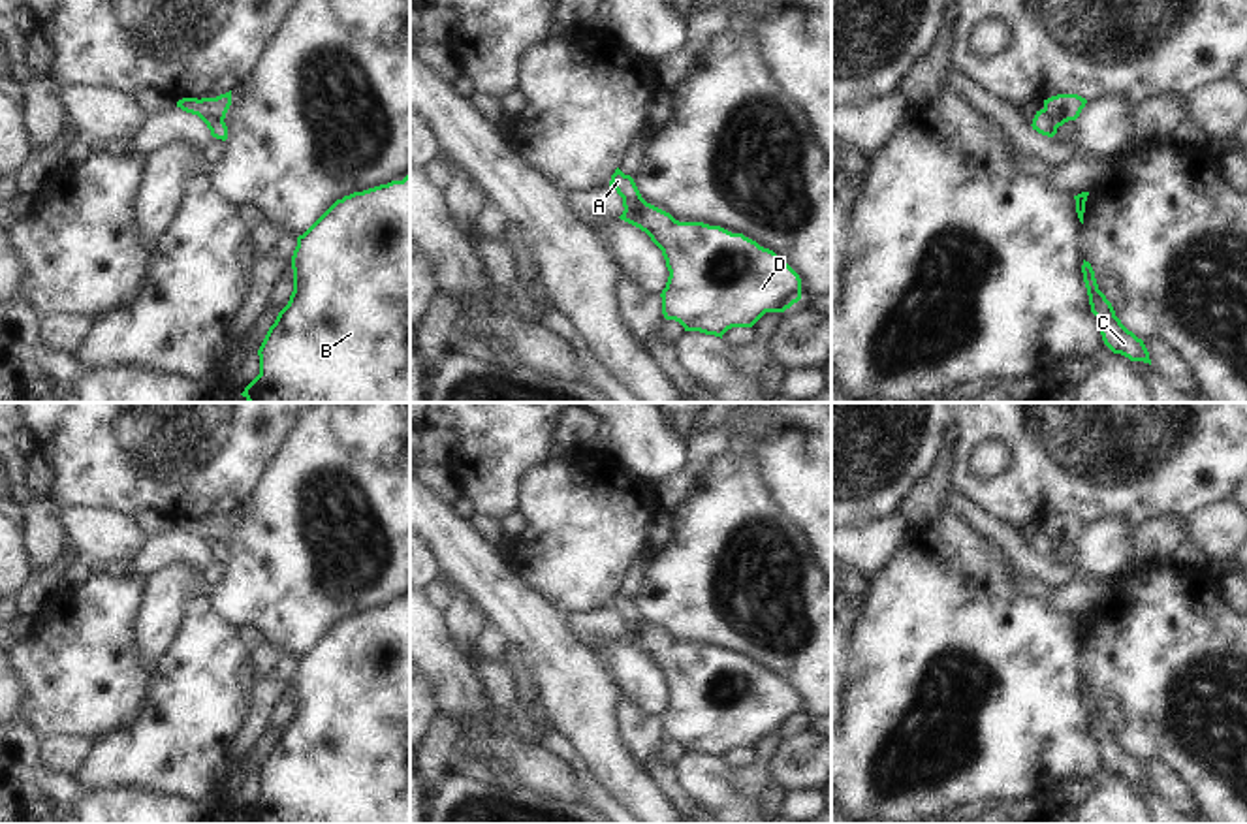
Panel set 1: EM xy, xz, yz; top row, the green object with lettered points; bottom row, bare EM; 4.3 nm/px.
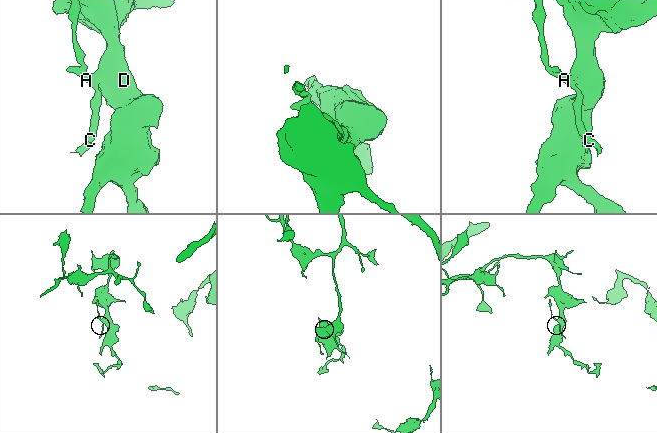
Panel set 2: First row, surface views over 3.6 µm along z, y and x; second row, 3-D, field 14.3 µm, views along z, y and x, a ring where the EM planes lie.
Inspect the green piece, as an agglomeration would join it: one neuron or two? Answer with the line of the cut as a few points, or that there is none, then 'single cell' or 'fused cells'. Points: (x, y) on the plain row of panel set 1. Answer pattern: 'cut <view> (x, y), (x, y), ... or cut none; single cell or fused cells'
cut yz (1042, 531), (1057, 548); fused cells

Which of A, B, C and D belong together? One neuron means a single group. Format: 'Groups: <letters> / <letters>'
Groups: A C / B D.

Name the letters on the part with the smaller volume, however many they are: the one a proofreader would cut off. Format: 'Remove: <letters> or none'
Remove: A, C

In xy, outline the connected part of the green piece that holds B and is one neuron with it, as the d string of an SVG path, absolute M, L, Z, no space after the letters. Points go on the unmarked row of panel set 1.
M410 594L337 621L303 657L292 677L293 713L269 749L258 777L260 796L241 815L248 824L410 824Z

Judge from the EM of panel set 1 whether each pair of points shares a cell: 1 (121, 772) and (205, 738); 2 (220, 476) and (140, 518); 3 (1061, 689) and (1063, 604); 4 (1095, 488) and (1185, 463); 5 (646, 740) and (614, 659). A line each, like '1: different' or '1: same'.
1: same
2: different
3: different
4: same
5: different

